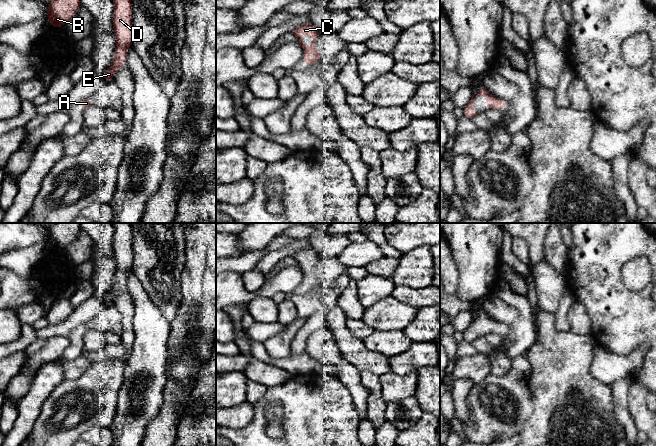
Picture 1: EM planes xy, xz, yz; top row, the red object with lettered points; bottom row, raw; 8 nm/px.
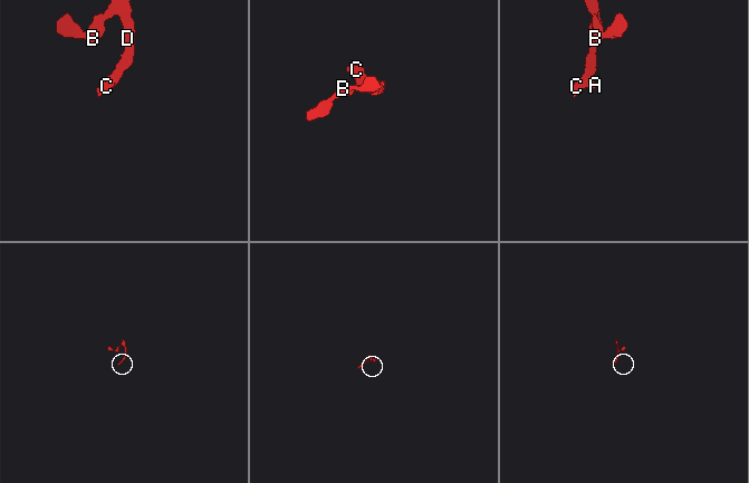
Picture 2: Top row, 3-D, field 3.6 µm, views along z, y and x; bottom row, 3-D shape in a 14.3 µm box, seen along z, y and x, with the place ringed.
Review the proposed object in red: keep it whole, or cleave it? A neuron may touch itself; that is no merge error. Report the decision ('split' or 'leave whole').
leave whole

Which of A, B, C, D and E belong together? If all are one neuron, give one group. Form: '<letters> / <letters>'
A B C D E

